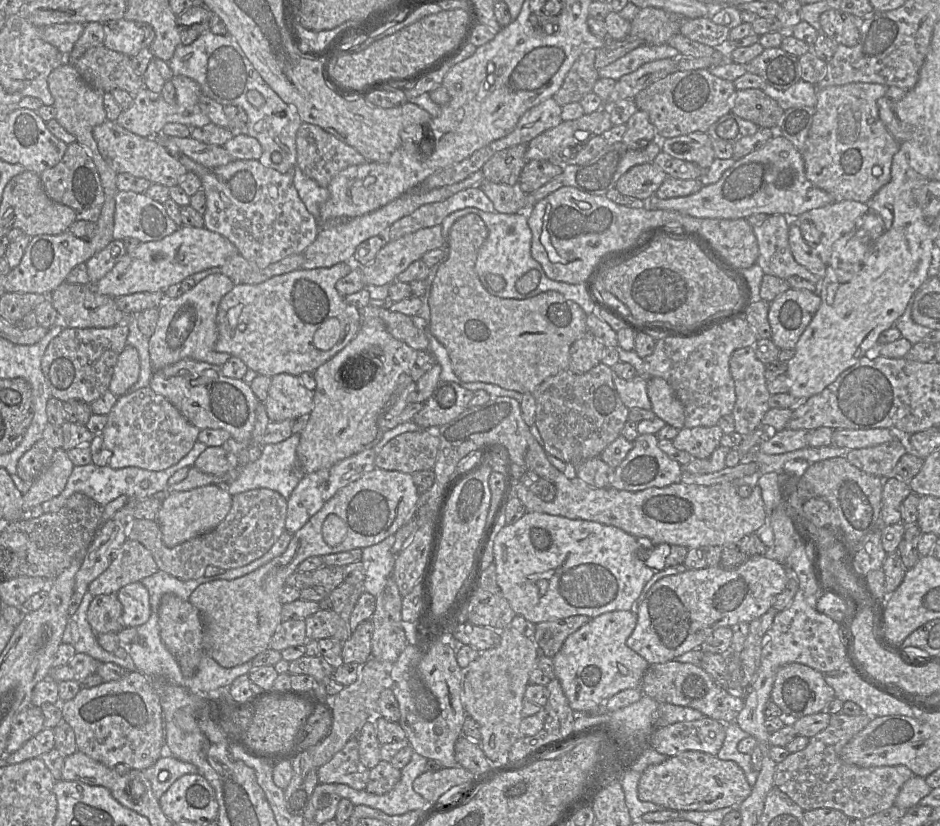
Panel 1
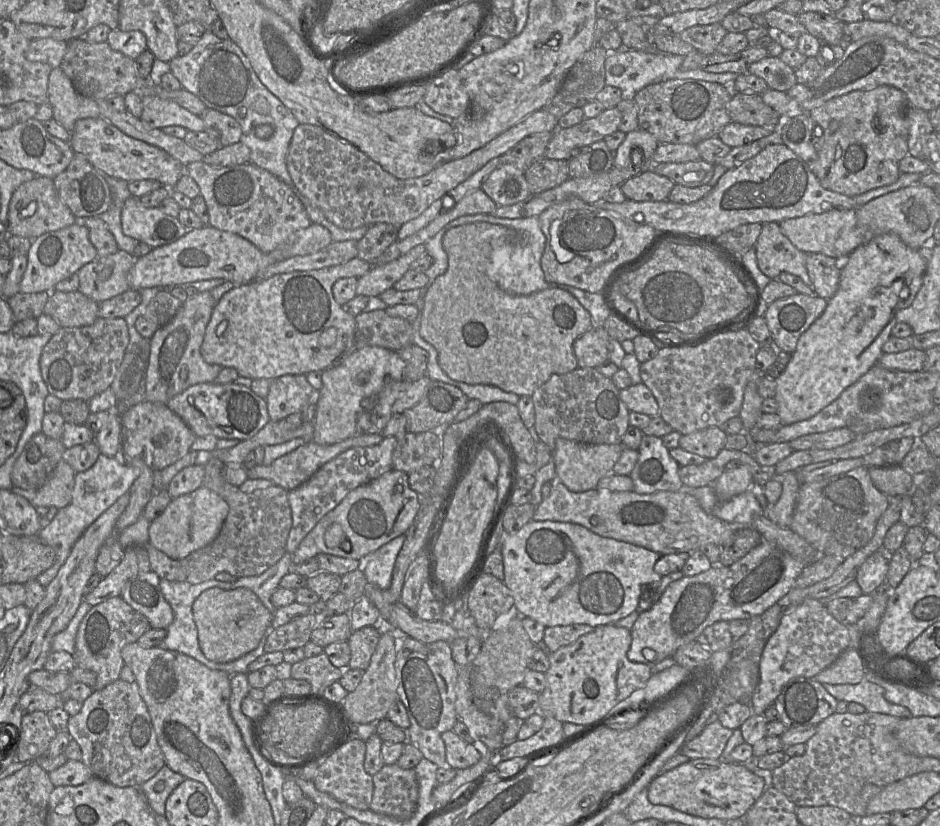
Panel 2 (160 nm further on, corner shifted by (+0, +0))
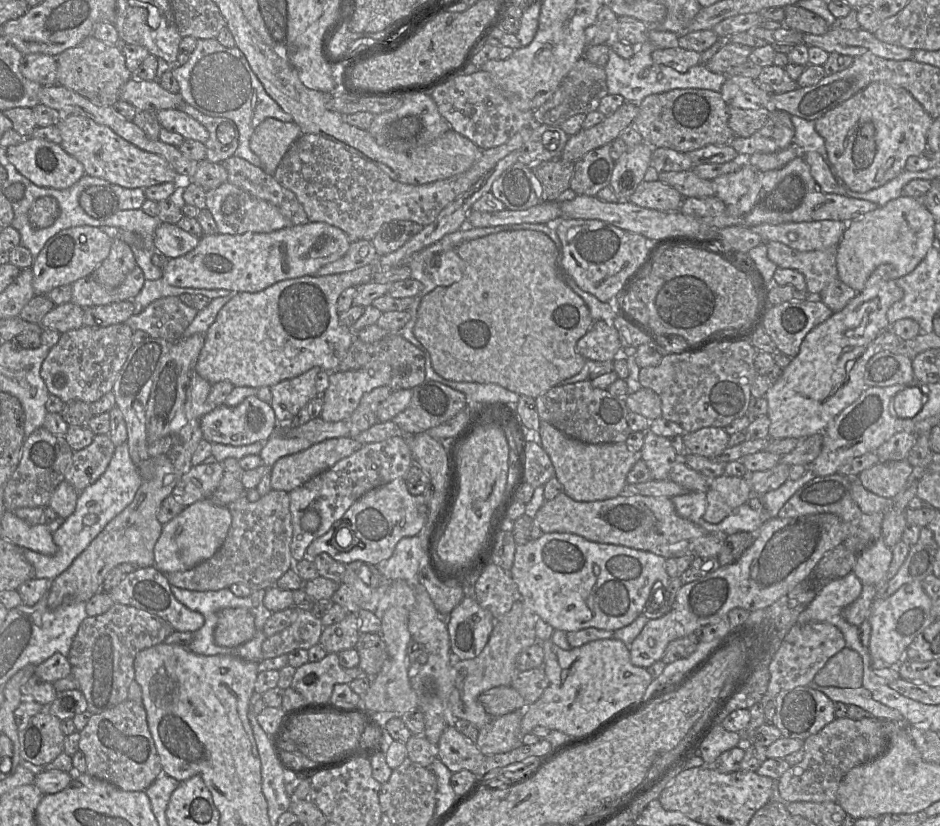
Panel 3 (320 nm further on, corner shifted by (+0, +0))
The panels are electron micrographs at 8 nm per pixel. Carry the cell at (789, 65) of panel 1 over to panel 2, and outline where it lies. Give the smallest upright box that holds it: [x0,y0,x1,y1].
[748,56,798,92]

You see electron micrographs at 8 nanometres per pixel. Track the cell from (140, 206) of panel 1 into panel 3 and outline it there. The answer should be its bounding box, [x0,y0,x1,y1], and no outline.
[154,223,199,258]

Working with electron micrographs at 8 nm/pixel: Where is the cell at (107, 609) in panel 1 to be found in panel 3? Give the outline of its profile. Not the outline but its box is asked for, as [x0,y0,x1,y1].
[67,603,174,715]

